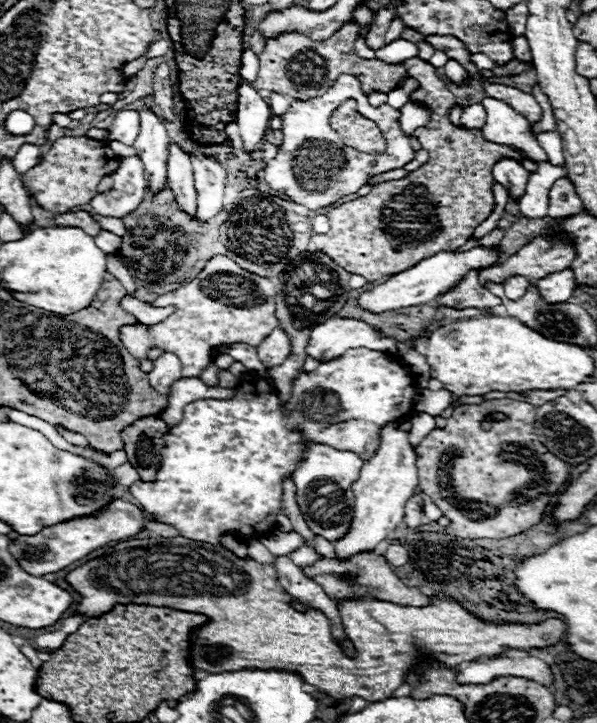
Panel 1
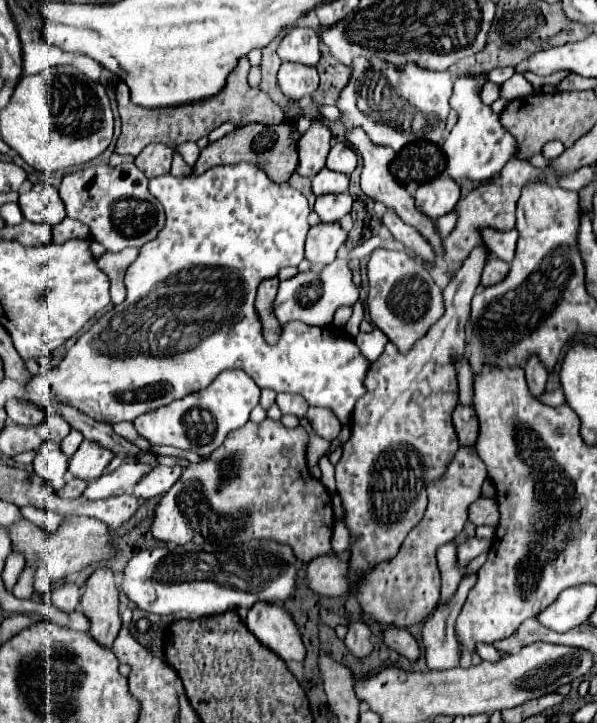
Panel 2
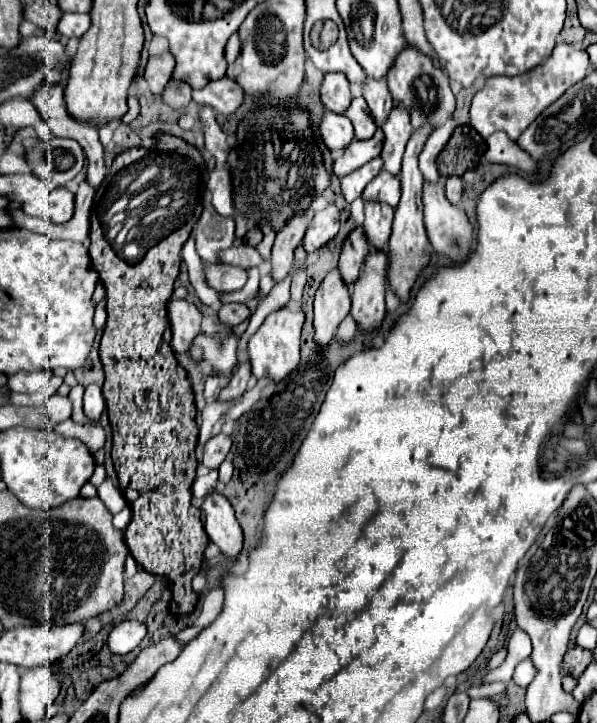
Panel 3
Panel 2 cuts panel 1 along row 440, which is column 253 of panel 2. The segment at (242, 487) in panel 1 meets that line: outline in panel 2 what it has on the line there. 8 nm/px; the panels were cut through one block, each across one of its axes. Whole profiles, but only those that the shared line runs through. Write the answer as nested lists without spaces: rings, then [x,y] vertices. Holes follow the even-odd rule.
[[[240,162],[240,164],[234,164],[234,166],[216,166],[216,168],[210,168],[208,172],[200,174],[200,176],[190,174],[190,176],[176,178],[172,174],[164,174],[164,176],[152,178],[150,184],[148,184],[148,190],[162,204],[164,214],[166,214],[166,224],[154,240],[150,240],[148,244],[144,244],[140,248],[138,258],[128,266],[126,280],[124,280],[126,290],[128,290],[126,300],[120,306],[114,306],[110,312],[106,312],[86,334],[82,334],[78,338],[78,342],[68,350],[66,358],[56,368],[48,370],[46,374],[32,376],[30,382],[26,384],[24,400],[30,402],[30,404],[36,404],[46,414],[52,414],[56,410],[56,404],[64,404],[64,406],[72,406],[72,408],[80,410],[82,414],[86,414],[86,416],[90,416],[98,422],[114,424],[114,422],[122,422],[122,420],[134,420],[144,412],[150,412],[150,410],[156,410],[160,406],[170,404],[172,400],[178,400],[178,398],[184,398],[192,392],[204,390],[222,370],[240,368],[248,376],[252,376],[252,380],[260,388],[270,388],[274,392],[290,392],[290,394],[298,392],[306,398],[306,402],[310,406],[330,408],[342,424],[348,424],[356,400],[364,394],[364,378],[366,378],[366,372],[368,372],[368,366],[370,366],[370,362],[360,354],[354,340],[350,336],[336,338],[336,332],[332,328],[314,328],[314,326],[306,326],[302,322],[290,322],[290,324],[284,326],[284,334],[282,334],[280,342],[272,348],[264,342],[262,324],[260,324],[258,314],[254,312],[254,296],[256,296],[258,284],[266,278],[276,276],[282,266],[298,266],[304,260],[304,240],[306,240],[306,232],[308,232],[308,214],[310,214],[310,206],[308,206],[306,198],[298,190],[290,188],[288,184],[276,184],[276,182],[268,180],[264,170],[260,170],[258,166],[248,164],[248,162]]]

